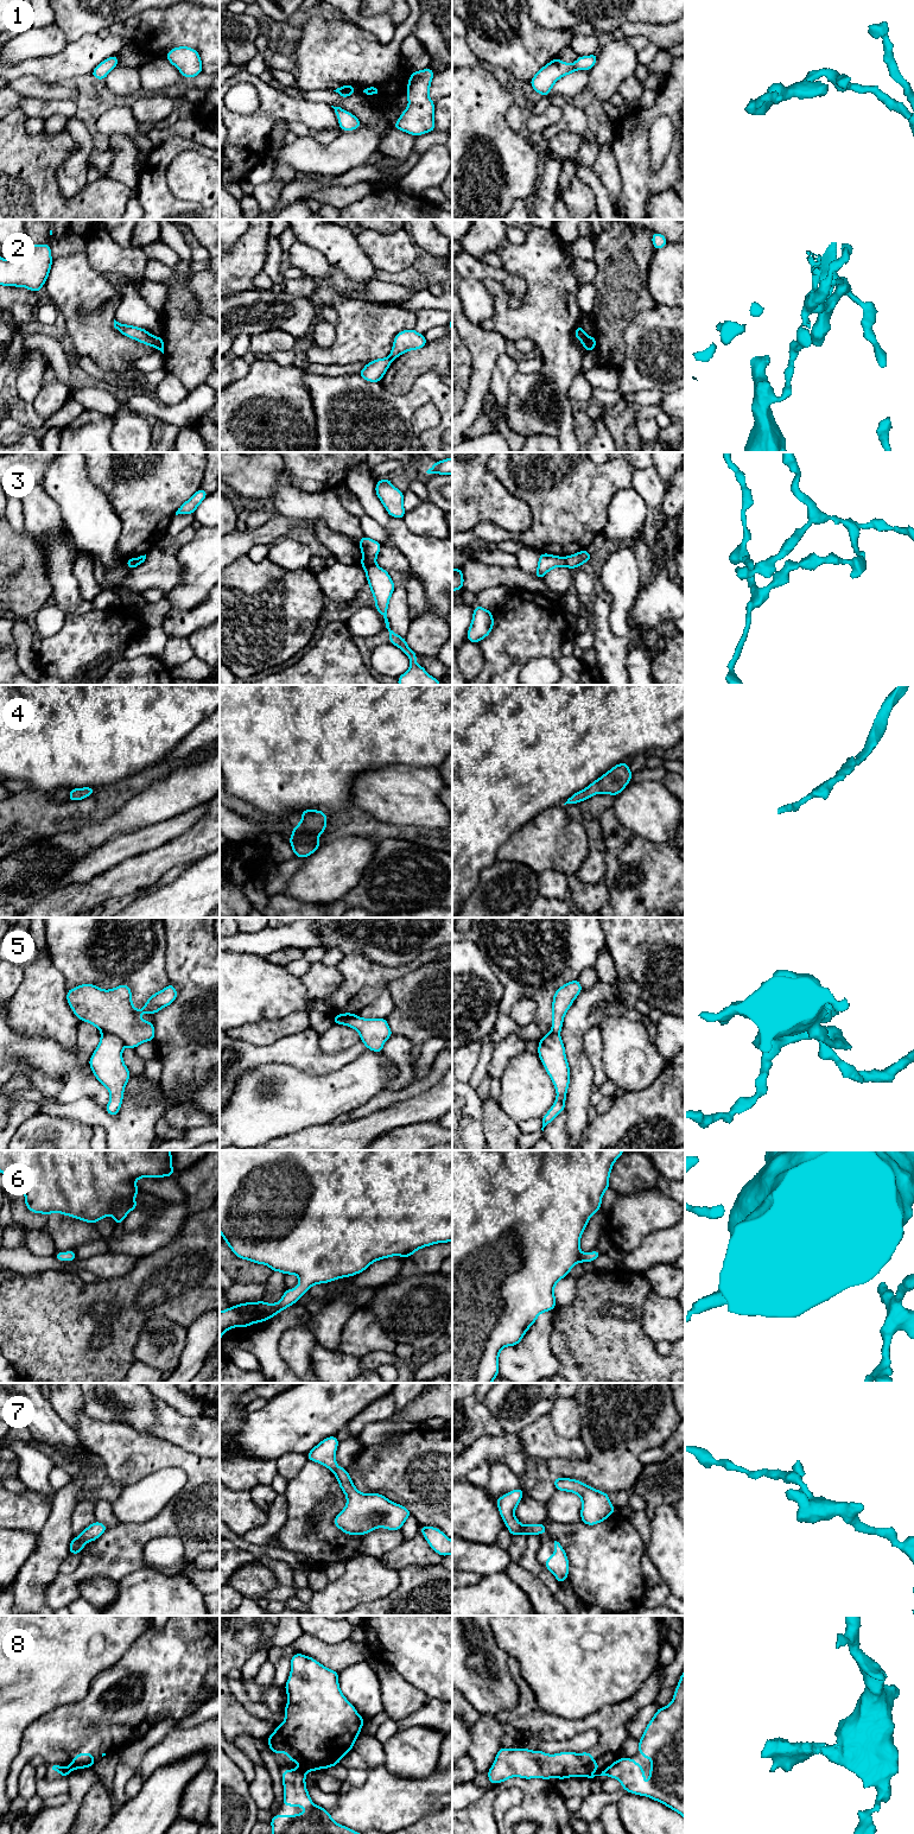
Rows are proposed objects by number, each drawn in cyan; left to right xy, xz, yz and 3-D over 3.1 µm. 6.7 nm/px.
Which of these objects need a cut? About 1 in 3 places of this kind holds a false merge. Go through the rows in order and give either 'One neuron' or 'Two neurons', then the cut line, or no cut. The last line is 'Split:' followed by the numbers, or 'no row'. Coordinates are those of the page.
1: One neuron. No split
2: Two neurons. Split along xz (388, 356), (392, 360)
3: Two neurons. Split along xz (374, 563), (365, 569)
4: One neuron. No split
5: Two neurons. Split along xy (102, 1032), (115, 1034), (125, 1045)
6: One neuron. No split
7: One neuron. No split
8: Two neurons. Split along xz (294, 1769), (304, 1775)
Split: 2, 3, 5, 8

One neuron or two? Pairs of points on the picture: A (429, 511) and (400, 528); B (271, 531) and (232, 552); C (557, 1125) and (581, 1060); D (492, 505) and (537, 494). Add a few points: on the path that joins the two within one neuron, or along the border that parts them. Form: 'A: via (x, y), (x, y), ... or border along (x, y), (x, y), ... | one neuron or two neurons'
A: border along (401, 519), (412, 532), (432, 535) | two neurons
B: via (261, 535), (248, 538), (241, 543) | one neuron
C: border along (564, 1110), (567, 1137) | two neurons
D: border along (499, 480), (528, 506), (531, 524) | two neurons

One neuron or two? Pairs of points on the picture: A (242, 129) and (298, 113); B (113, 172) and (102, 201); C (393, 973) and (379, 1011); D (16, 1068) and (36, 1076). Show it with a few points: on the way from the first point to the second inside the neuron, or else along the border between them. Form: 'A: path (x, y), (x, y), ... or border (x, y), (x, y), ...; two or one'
A: path (256, 126), (270, 113), (284, 113); one
B: border (108, 176), (135, 189); two
C: path (383, 981), (378, 988), (378, 1002); one
D: path (20, 1068), (31, 1073); one

